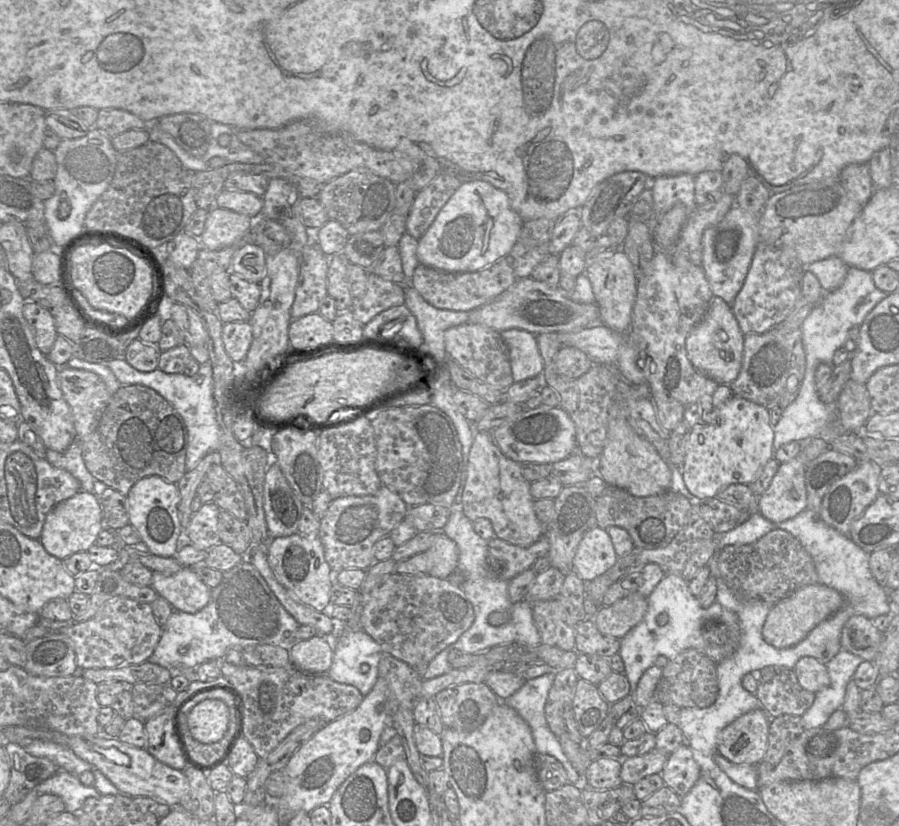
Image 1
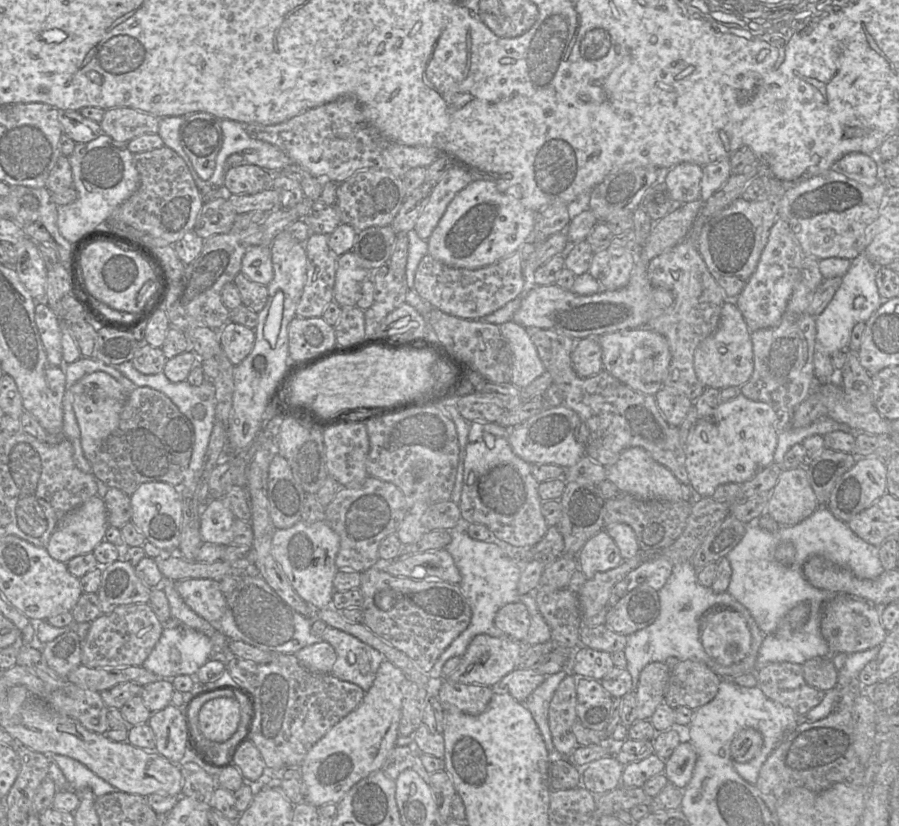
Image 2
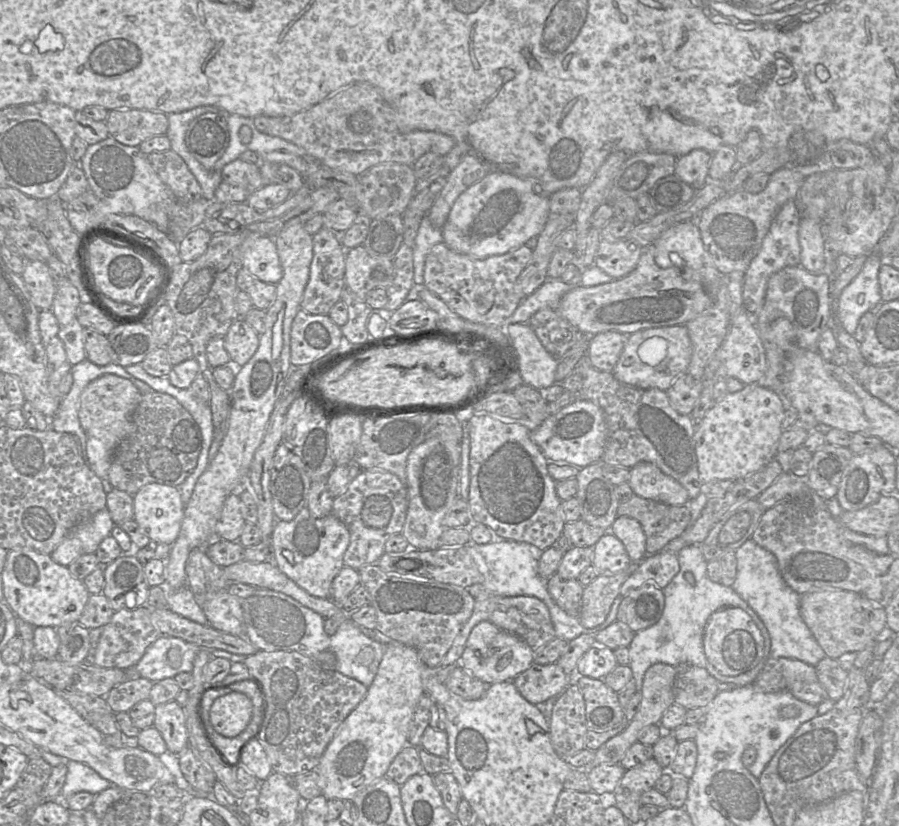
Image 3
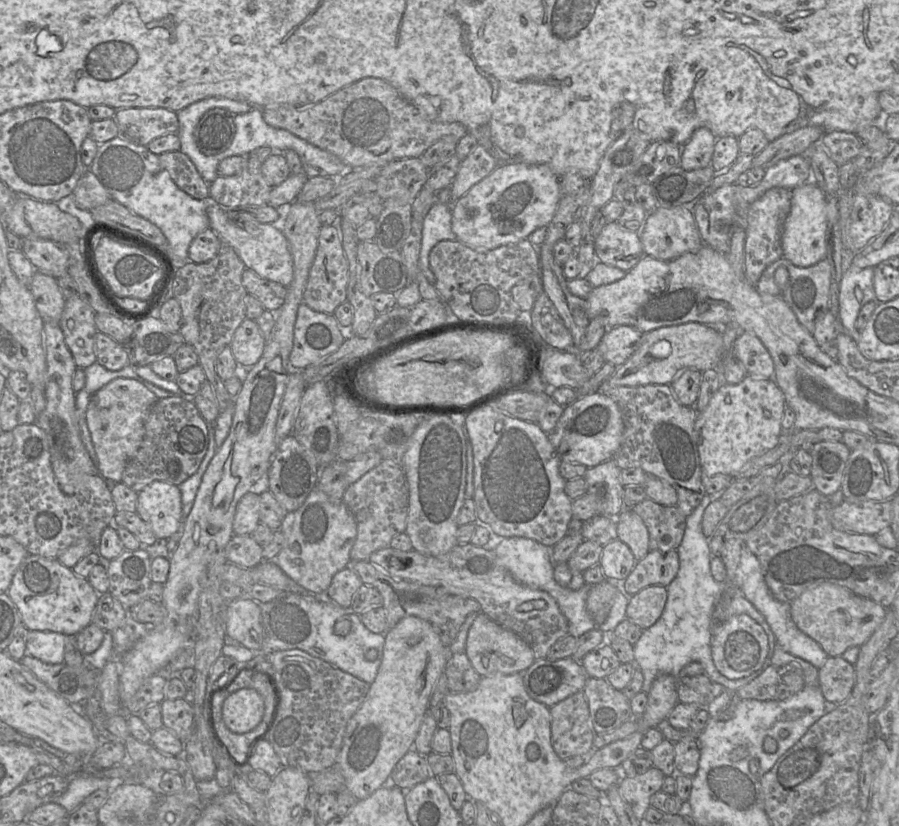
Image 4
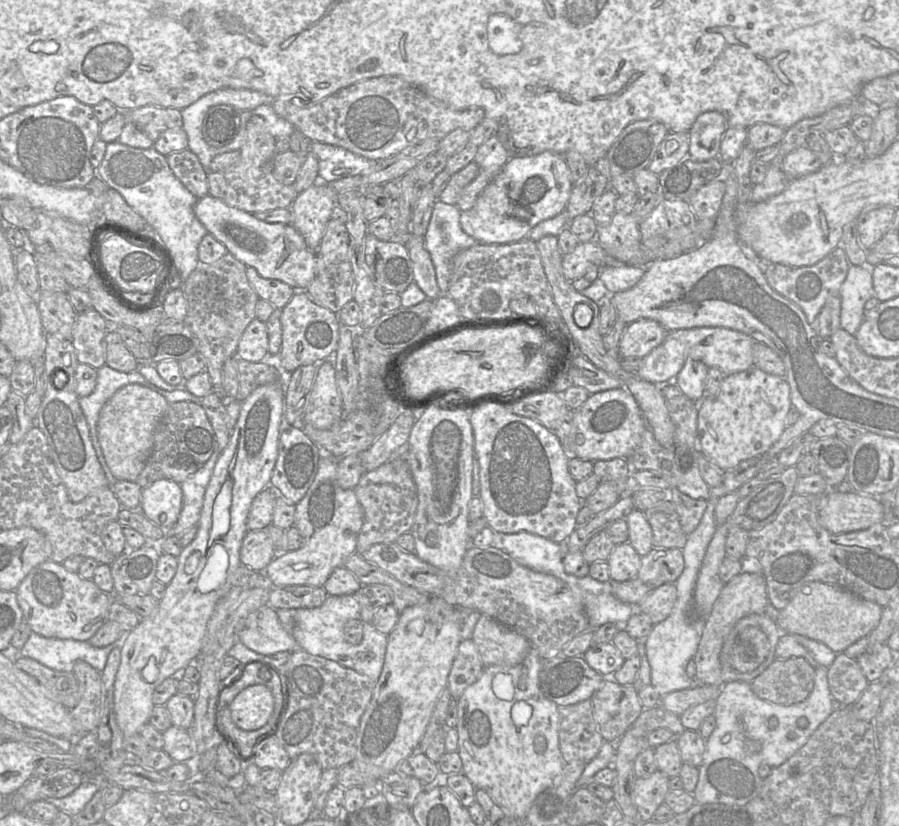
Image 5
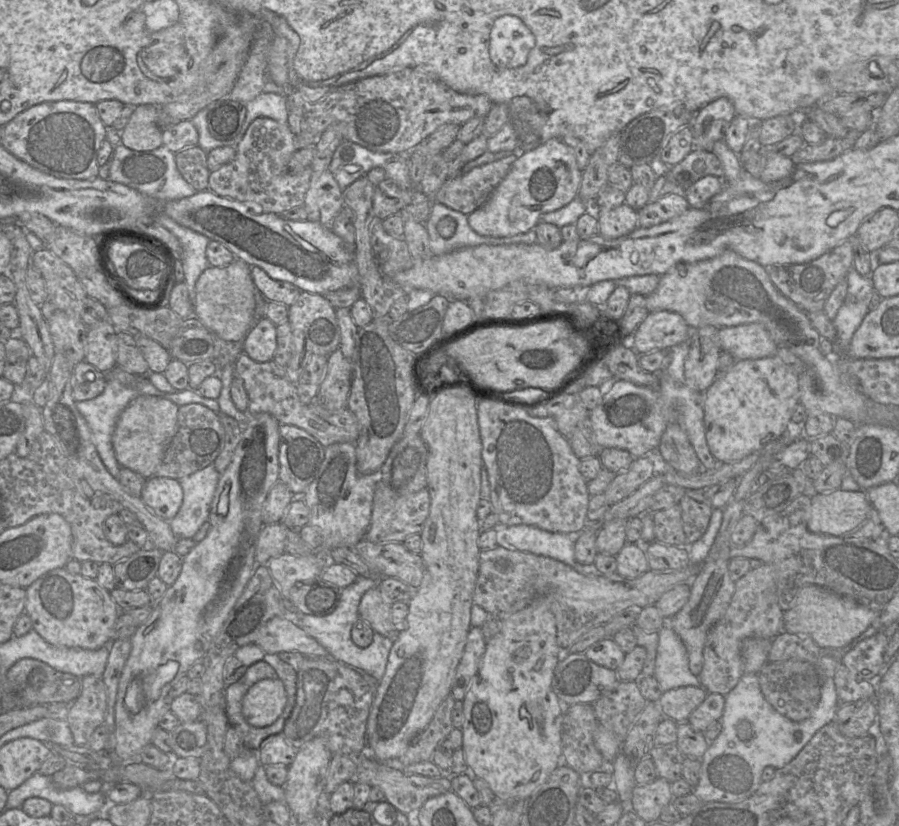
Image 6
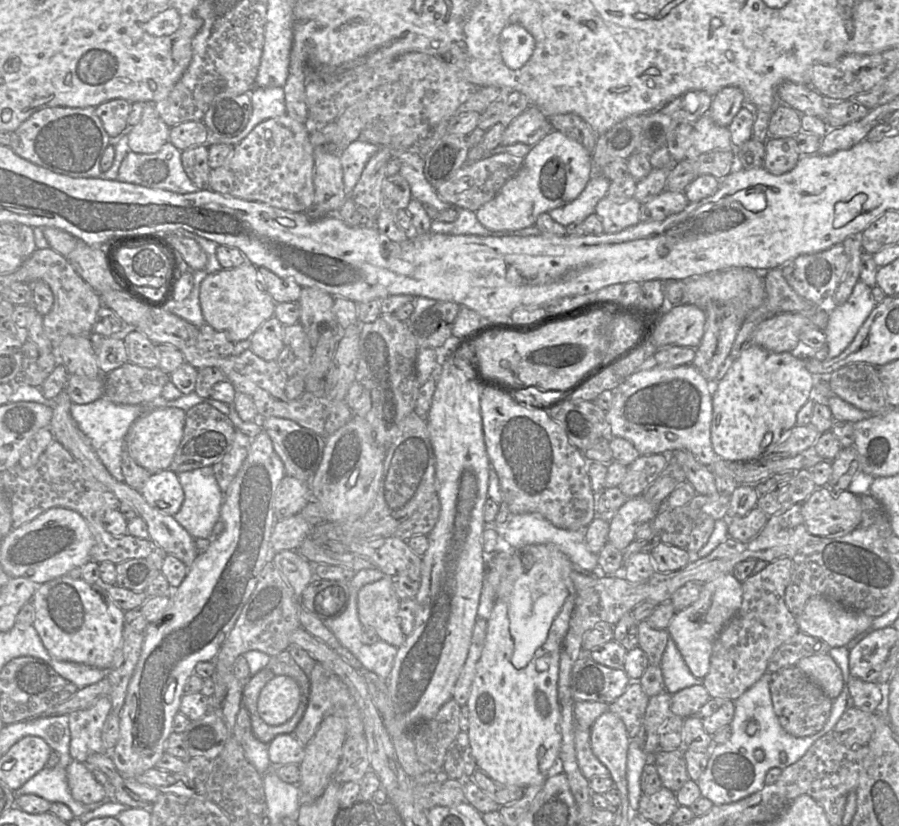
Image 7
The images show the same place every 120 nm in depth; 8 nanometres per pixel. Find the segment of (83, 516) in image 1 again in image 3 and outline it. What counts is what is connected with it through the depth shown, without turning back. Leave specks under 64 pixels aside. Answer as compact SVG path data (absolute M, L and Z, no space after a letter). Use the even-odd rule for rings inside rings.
M107 508L92 517L78 523L65 539L50 554L50 557L62 566L84 554L95 553L102 540L111 534L115 524Z

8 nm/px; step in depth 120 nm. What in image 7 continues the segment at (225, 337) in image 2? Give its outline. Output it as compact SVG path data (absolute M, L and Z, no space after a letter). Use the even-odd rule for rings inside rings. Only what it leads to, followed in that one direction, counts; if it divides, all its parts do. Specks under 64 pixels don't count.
M271 317L250 336L250 350L258 357L272 361L281 353L284 325L275 317Z

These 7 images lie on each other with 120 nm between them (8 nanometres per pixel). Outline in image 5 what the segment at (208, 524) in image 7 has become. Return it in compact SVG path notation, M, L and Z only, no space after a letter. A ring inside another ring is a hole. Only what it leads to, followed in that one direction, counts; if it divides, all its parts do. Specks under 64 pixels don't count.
M215 452L194 474L180 484L182 490L182 509L175 525L166 531L166 536L177 536L198 524L204 500L204 494L219 452Z

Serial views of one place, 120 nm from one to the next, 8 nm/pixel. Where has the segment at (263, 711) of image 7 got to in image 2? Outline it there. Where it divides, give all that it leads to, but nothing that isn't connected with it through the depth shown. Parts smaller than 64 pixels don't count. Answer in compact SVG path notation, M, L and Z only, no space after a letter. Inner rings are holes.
M216 698L206 702L199 713L199 729L212 742L225 742L237 731L241 704L233 698Z

